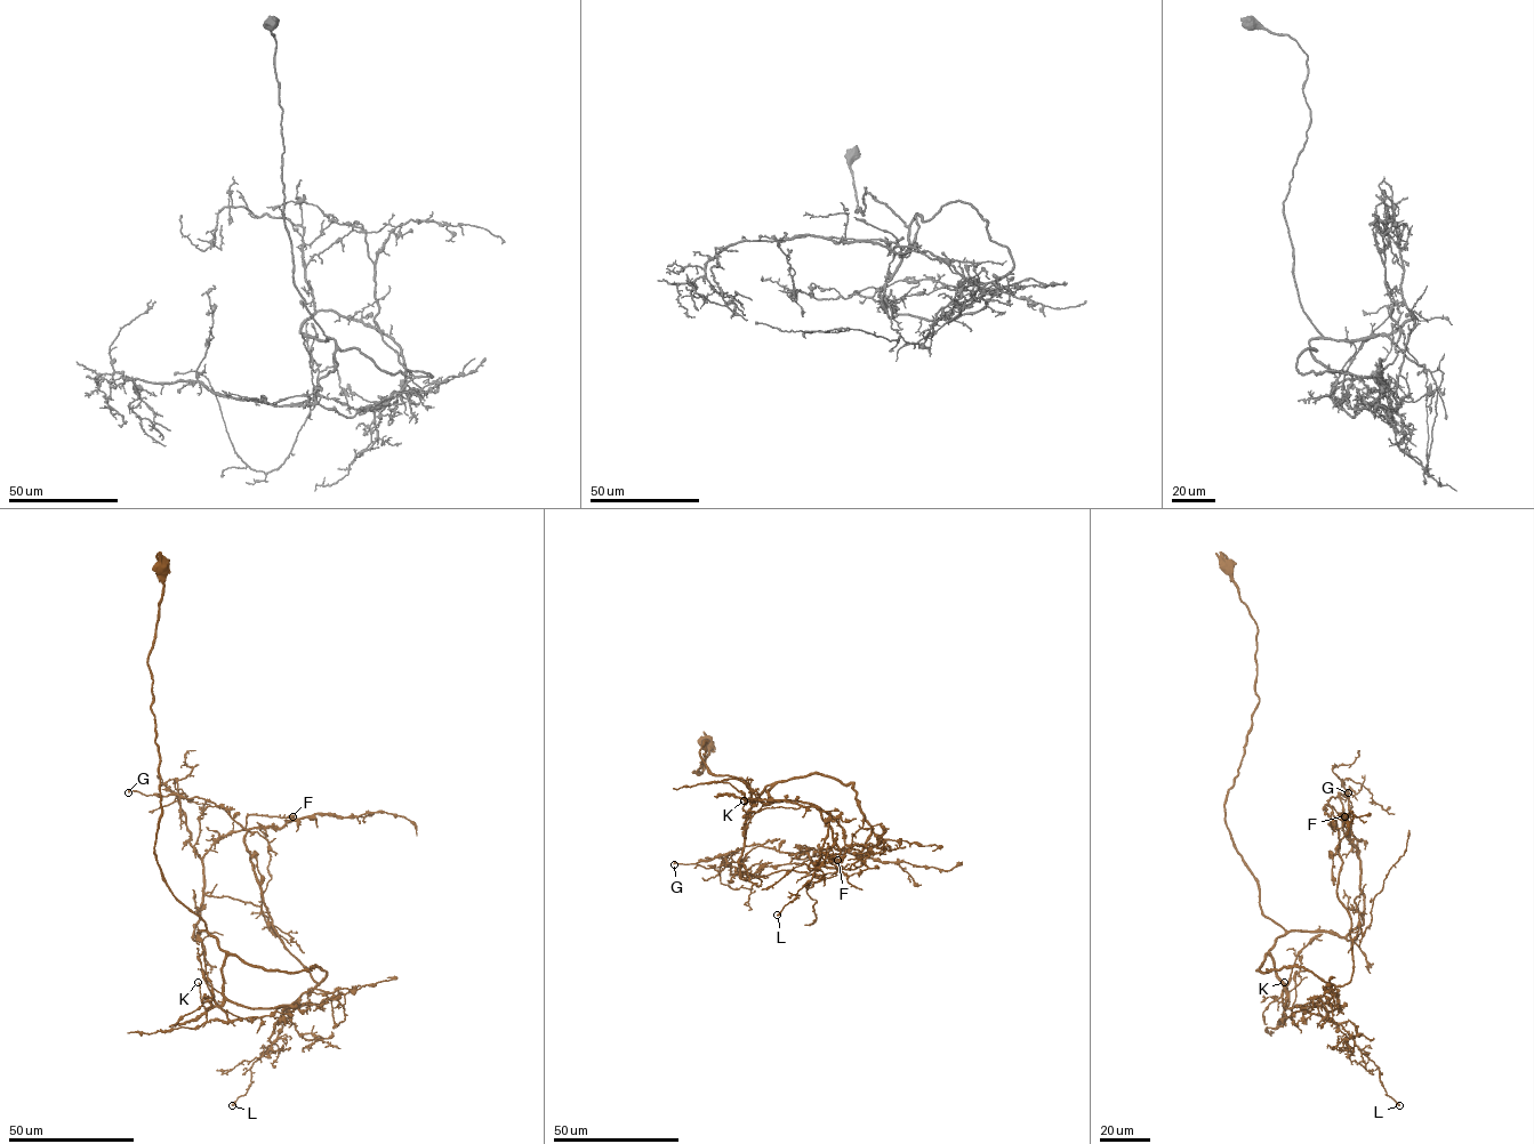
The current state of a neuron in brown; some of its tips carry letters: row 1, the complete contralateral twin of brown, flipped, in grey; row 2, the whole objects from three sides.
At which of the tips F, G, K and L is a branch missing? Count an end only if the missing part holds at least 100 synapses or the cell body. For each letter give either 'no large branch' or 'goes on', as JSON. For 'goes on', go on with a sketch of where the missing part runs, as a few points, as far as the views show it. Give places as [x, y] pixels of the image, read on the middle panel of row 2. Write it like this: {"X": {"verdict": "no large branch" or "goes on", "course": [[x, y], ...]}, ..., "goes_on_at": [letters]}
{"F": {"verdict": "no large branch"}, "G": {"verdict": "no large branch"}, "K": {"verdict": "no large branch"}, "L": {"verdict": "no large branch"}, "goes_on_at": []}

